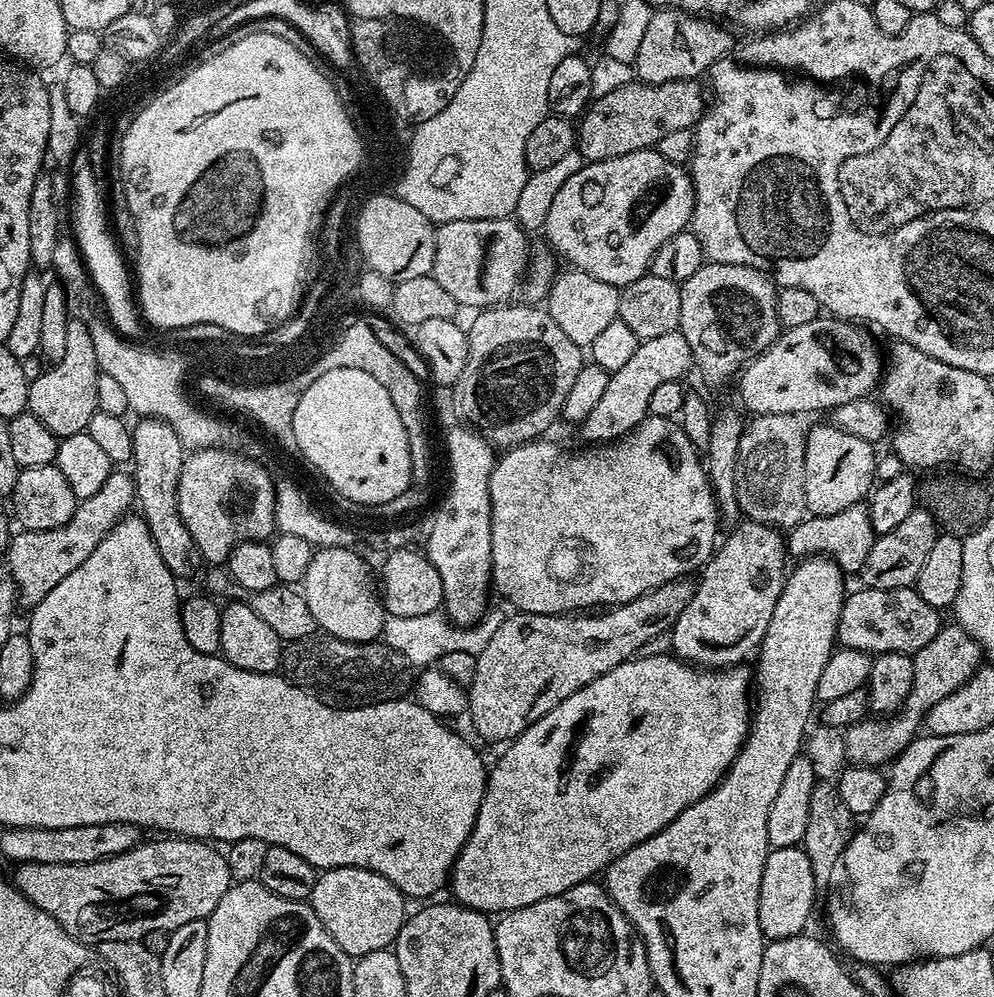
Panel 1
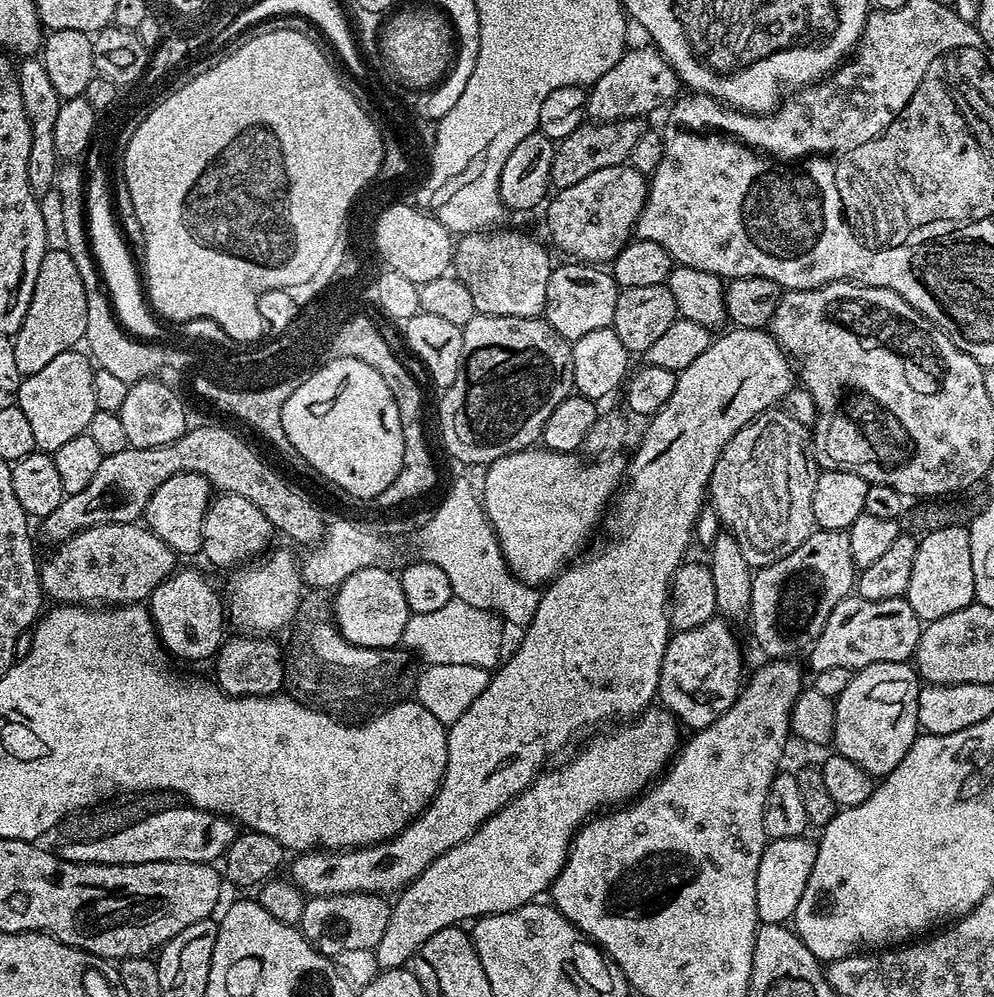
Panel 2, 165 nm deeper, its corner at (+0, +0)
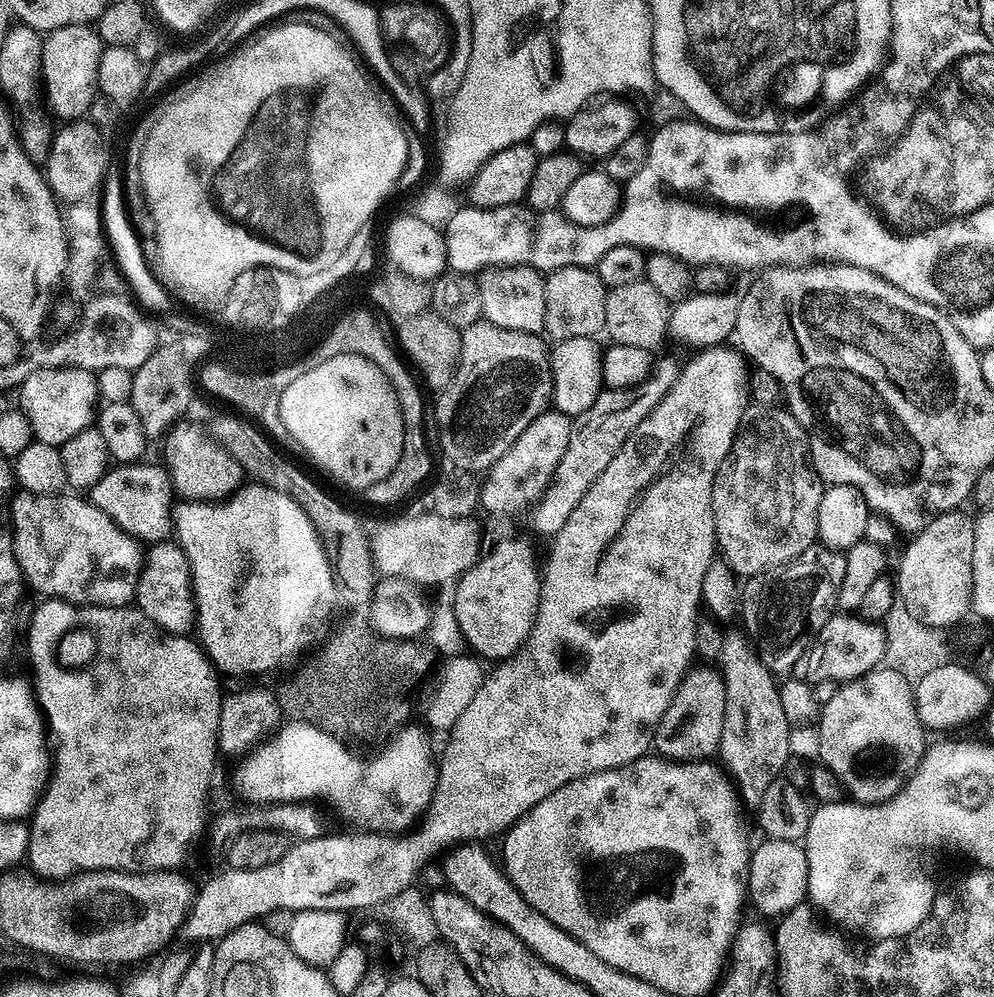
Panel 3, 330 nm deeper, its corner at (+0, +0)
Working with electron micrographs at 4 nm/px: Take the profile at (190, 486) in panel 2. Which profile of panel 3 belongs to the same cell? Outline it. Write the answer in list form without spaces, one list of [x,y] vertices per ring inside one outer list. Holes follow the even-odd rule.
[[[137,462],[109,467],[108,472],[90,489],[90,503],[98,506],[117,526],[137,542],[155,542],[170,536],[170,485],[159,463]]]

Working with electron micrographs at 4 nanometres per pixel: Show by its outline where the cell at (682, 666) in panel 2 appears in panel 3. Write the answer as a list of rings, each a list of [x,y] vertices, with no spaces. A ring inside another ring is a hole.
[[[696,666],[685,676],[666,714],[654,725],[651,747],[655,755],[678,764],[708,762],[720,751],[722,722],[726,714],[724,680],[708,666]]]

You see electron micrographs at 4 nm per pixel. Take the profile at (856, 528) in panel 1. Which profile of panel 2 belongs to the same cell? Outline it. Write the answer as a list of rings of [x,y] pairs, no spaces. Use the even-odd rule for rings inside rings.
[[[825,528],[812,532],[794,554],[786,554],[786,558],[770,566],[755,569],[750,621],[757,646],[768,658],[792,658],[797,655],[795,652],[811,649],[834,606],[853,595],[857,575],[847,531]]]

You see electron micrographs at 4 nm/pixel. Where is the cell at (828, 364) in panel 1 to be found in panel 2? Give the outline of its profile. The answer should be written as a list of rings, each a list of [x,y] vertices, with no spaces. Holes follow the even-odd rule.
[[[733,327],[731,331],[725,336],[717,335],[711,346],[700,357],[694,358],[694,362],[690,362],[690,366],[686,366],[678,373],[674,394],[670,394],[670,402],[666,402],[666,406],[662,406],[662,410],[658,410],[658,414],[647,421],[648,429],[645,430],[644,437],[641,438],[640,445],[637,446],[632,460],[630,456],[630,463],[626,468],[626,483],[619,489],[614,500],[616,517],[612,520],[612,528],[616,531],[616,537],[605,546],[604,552],[596,552],[593,556],[586,557],[585,560],[577,559],[575,562],[569,563],[564,571],[540,592],[540,601],[531,613],[532,621],[529,622],[528,629],[525,630],[524,637],[521,638],[520,645],[516,648],[516,653],[510,658],[508,656],[491,673],[488,688],[482,690],[478,698],[470,703],[470,708],[457,721],[447,725],[446,770],[440,783],[440,789],[436,792],[433,800],[428,803],[427,808],[407,824],[398,835],[393,836],[391,840],[383,844],[369,844],[363,848],[349,848],[347,850],[313,850],[299,853],[293,859],[296,861],[292,864],[290,879],[293,884],[300,888],[305,897],[365,892],[388,898],[399,893],[416,880],[418,874],[427,870],[439,856],[446,854],[463,840],[468,840],[495,812],[501,812],[515,796],[524,793],[547,765],[544,763],[551,758],[552,752],[566,747],[584,727],[592,728],[595,724],[606,723],[607,720],[624,722],[629,718],[635,718],[657,699],[660,690],[660,663],[670,639],[670,593],[673,591],[673,576],[685,563],[688,547],[694,544],[696,520],[706,505],[706,493],[714,470],[714,462],[718,462],[726,442],[730,442],[730,438],[734,438],[734,434],[738,430],[746,427],[756,416],[775,409],[798,380],[793,361],[788,353],[781,348],[778,341],[773,338],[771,331],[762,328],[738,327]]]

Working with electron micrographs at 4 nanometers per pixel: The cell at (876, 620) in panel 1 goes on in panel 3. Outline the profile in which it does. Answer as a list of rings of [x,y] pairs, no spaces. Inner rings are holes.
[[[833,614],[822,626],[794,669],[795,679],[814,685],[823,680],[847,682],[871,672],[884,659],[887,639],[879,623],[861,620],[856,614]]]

